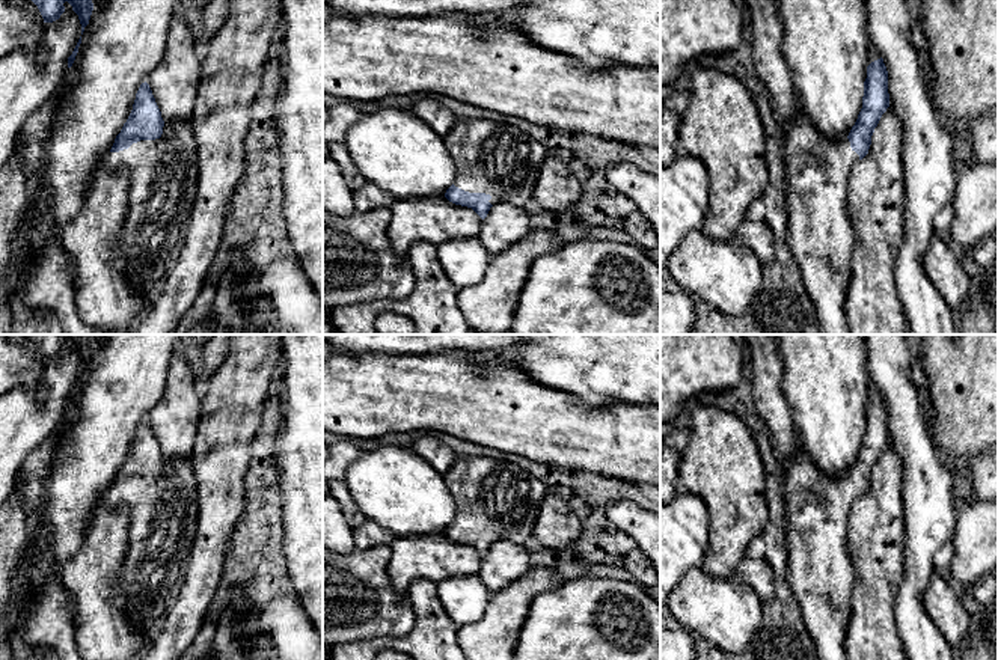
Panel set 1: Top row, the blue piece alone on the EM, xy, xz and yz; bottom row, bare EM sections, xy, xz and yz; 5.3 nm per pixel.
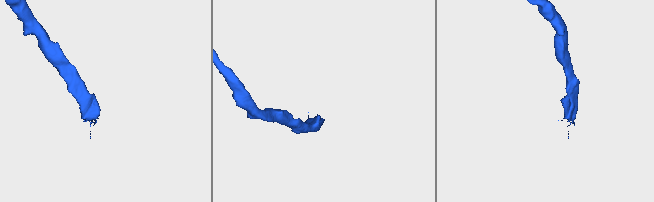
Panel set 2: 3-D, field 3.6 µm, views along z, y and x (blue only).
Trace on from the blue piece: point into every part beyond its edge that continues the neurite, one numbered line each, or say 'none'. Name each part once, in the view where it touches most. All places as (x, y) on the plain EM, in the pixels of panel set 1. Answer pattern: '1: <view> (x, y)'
1: xy (162, 511)

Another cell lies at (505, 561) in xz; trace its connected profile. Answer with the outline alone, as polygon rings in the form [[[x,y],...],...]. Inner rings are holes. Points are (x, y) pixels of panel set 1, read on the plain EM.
[[[494,541],[478,570],[479,580],[491,591],[501,591],[531,570],[529,552],[523,544]]]

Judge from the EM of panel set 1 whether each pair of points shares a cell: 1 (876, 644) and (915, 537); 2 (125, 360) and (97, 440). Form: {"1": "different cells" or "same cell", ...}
{"1": "different cells", "2": "same cell"}

